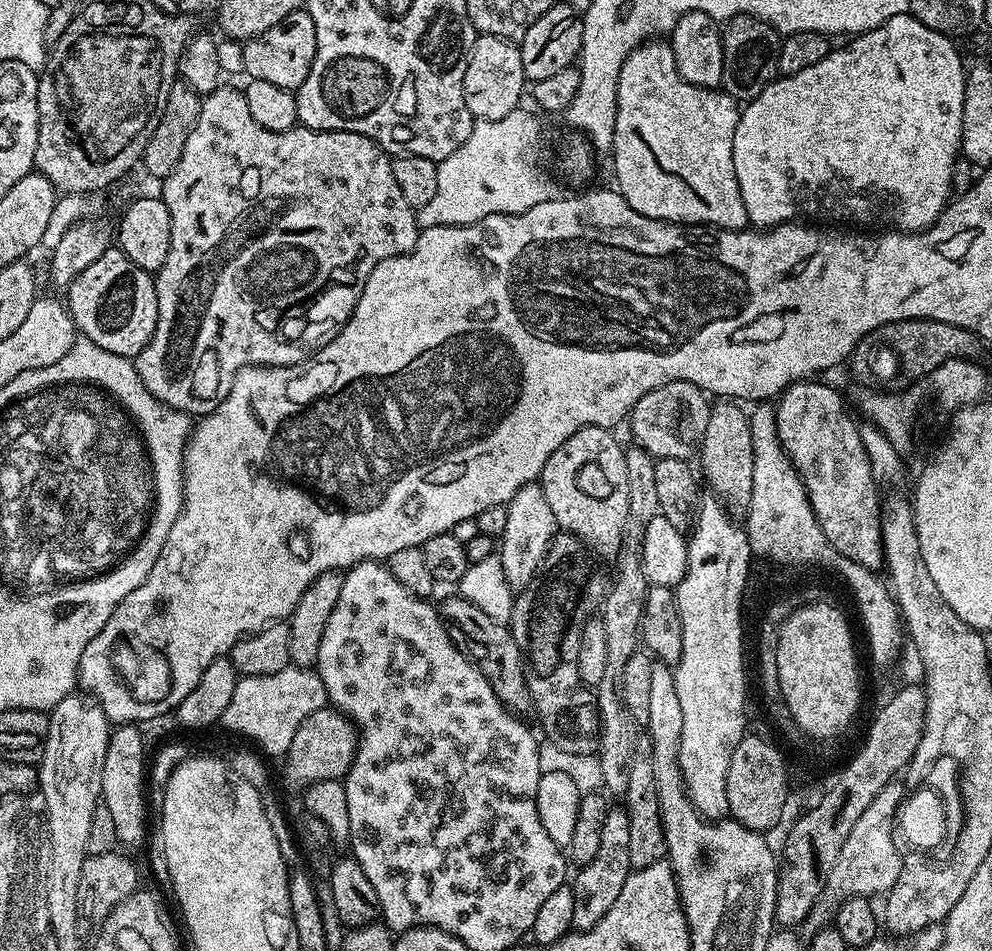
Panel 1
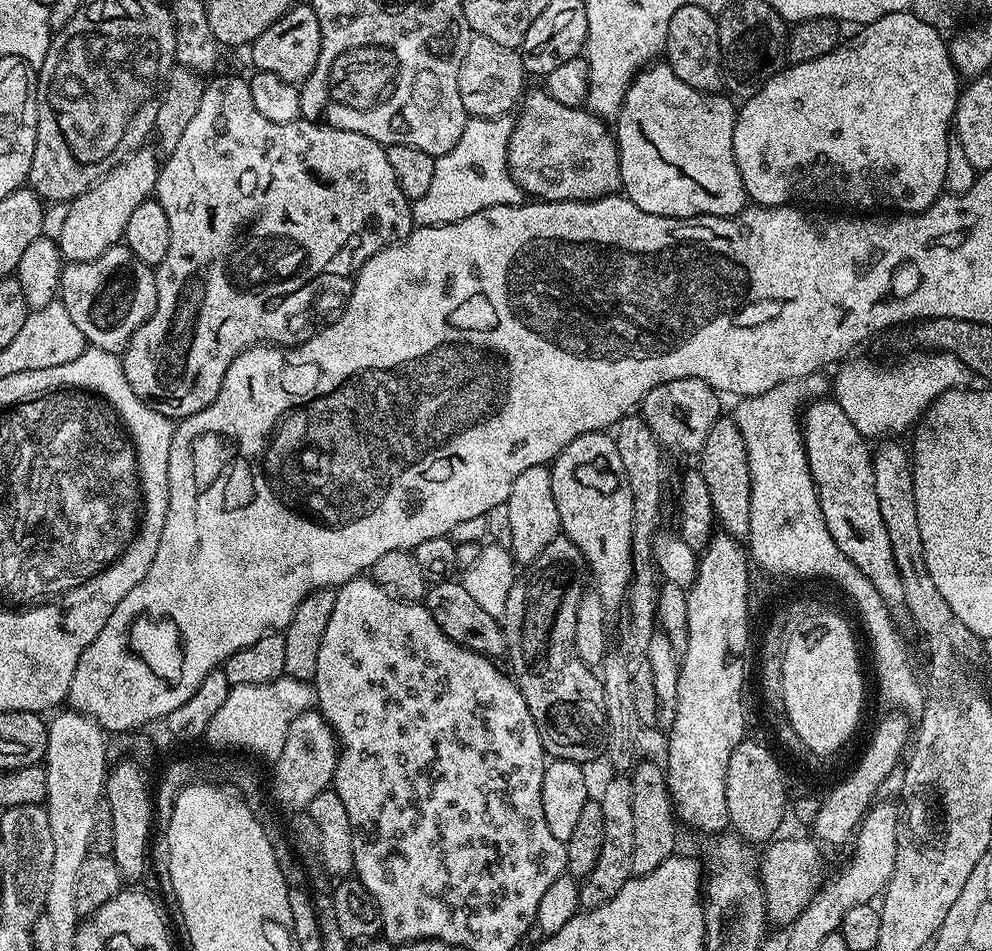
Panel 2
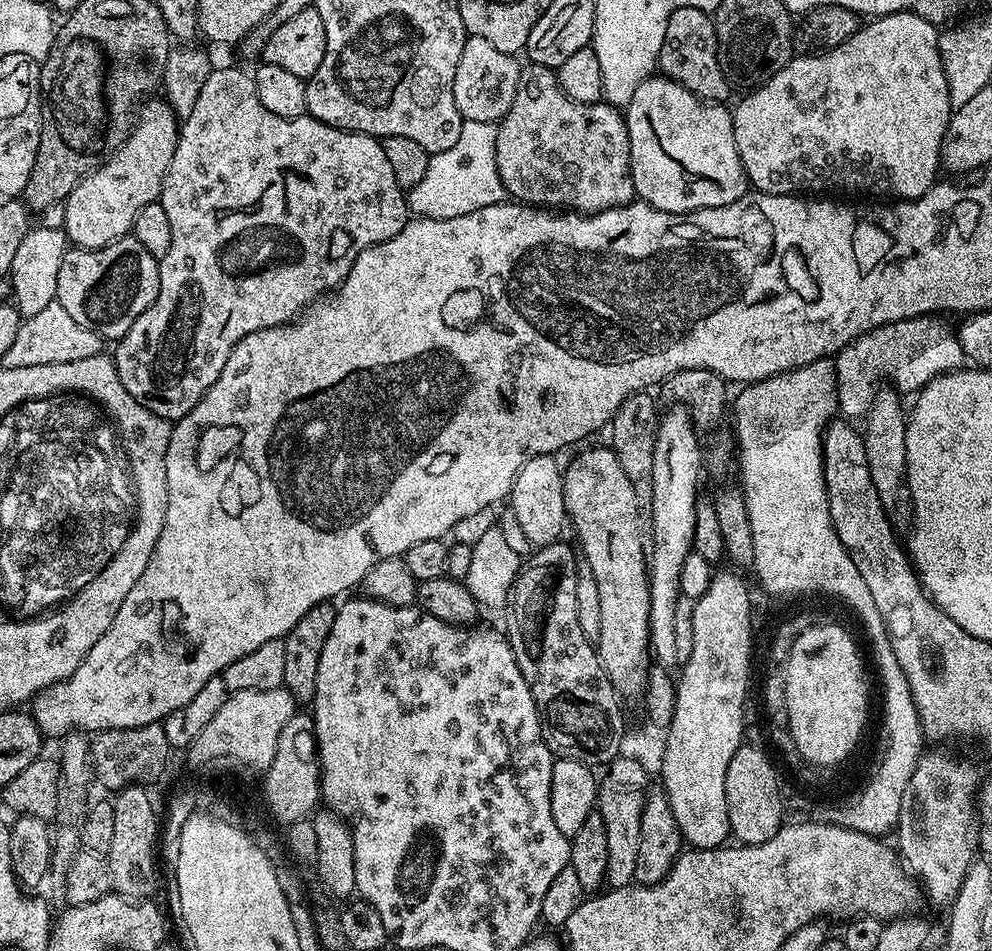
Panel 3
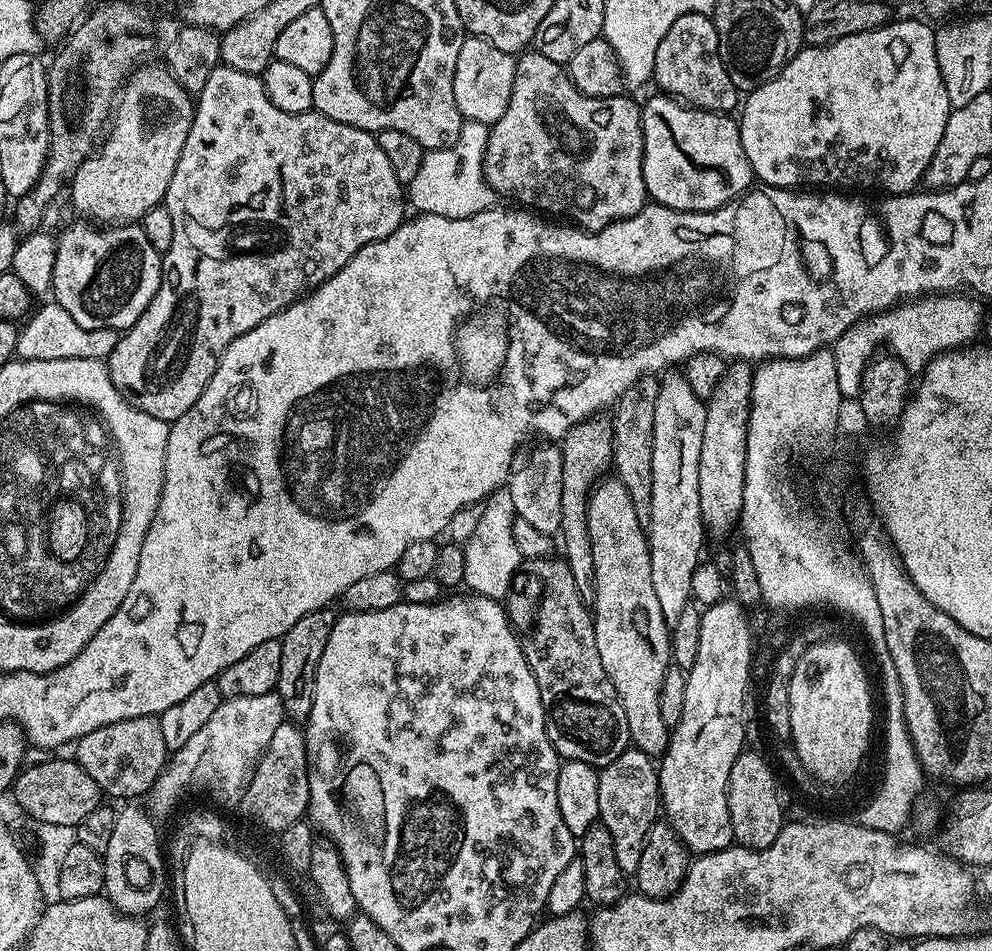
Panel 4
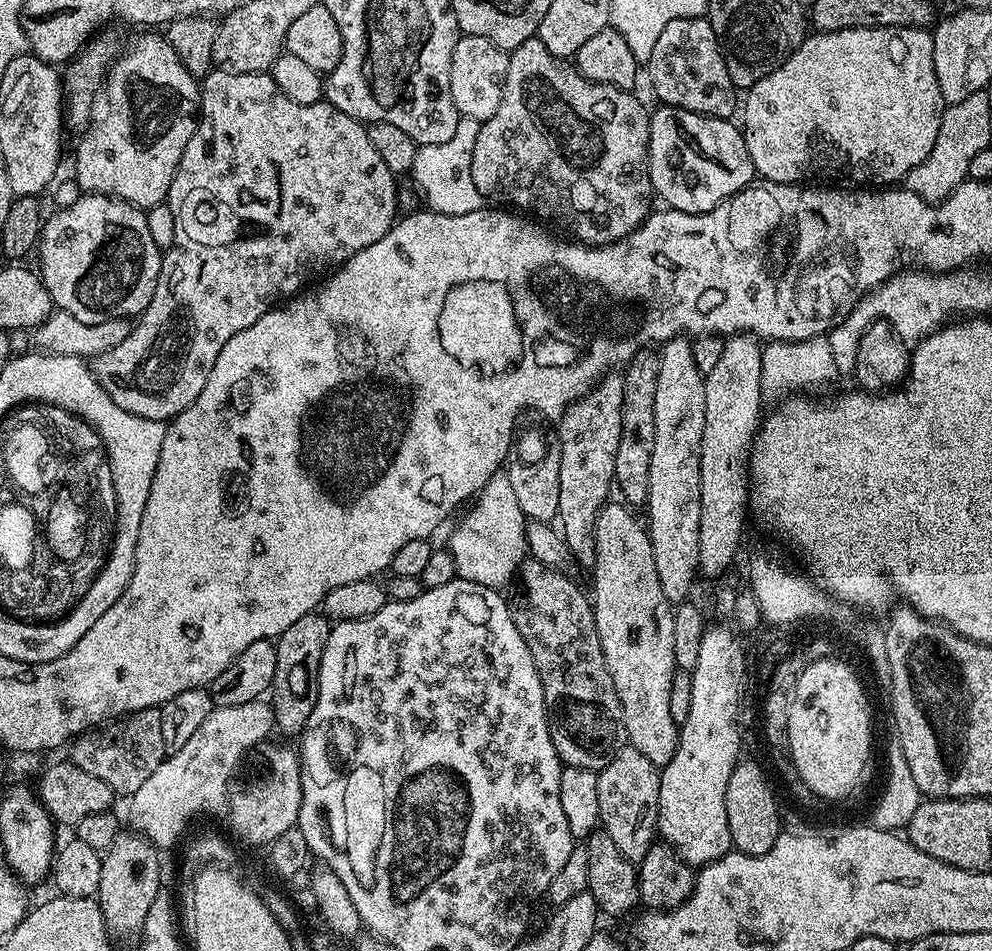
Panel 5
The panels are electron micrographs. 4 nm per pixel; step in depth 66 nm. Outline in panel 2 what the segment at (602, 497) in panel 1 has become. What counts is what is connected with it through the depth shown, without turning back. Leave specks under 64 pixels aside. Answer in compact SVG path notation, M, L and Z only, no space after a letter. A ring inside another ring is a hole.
M607 431L582 434L556 455L550 471L560 531L584 555L587 571L596 575L594 591L604 600L604 607L619 609L632 585L634 506L616 441Z

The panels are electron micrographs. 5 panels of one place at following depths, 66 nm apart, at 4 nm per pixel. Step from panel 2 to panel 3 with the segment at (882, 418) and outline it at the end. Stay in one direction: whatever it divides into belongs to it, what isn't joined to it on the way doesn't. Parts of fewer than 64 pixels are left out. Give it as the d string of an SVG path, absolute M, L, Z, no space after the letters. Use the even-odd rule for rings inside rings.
M933 314L927 320L898 324L896 327L887 324L862 334L857 340L851 340L844 349L837 352L834 359L839 411L848 418L867 417L868 406L872 403L878 385L887 381L888 377L895 377L905 388L922 389L935 376L965 367L966 357L960 339L956 336L953 325L948 325L944 320L947 319Z

